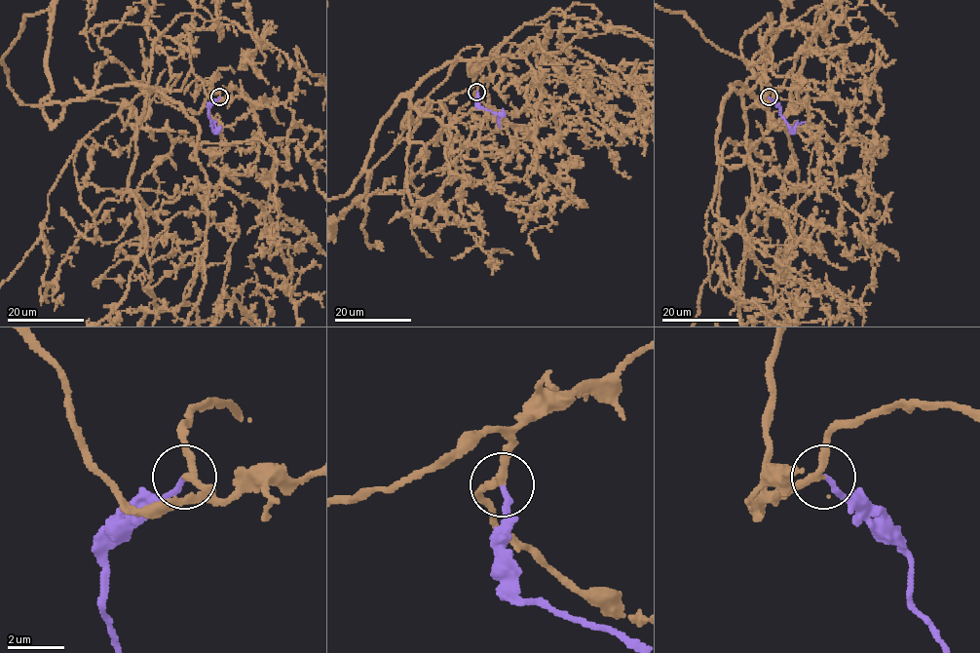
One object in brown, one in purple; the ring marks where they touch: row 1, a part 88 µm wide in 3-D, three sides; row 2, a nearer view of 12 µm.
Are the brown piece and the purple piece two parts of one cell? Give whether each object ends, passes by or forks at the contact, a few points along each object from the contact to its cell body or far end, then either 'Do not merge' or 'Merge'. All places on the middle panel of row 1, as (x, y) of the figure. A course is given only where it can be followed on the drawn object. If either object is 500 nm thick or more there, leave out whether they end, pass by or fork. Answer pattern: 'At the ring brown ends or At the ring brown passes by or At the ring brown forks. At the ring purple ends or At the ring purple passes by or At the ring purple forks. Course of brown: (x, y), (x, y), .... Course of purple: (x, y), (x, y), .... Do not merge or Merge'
At the ring brown passes by. At the ring purple ends. Course of brown: (476, 92), (472, 85), (431, 101), (405, 127), (410, 99), (399, 98), (376, 132), (363, 195). Course of purple: (476, 92), (479, 107), (501, 115), (499, 127). Merge

